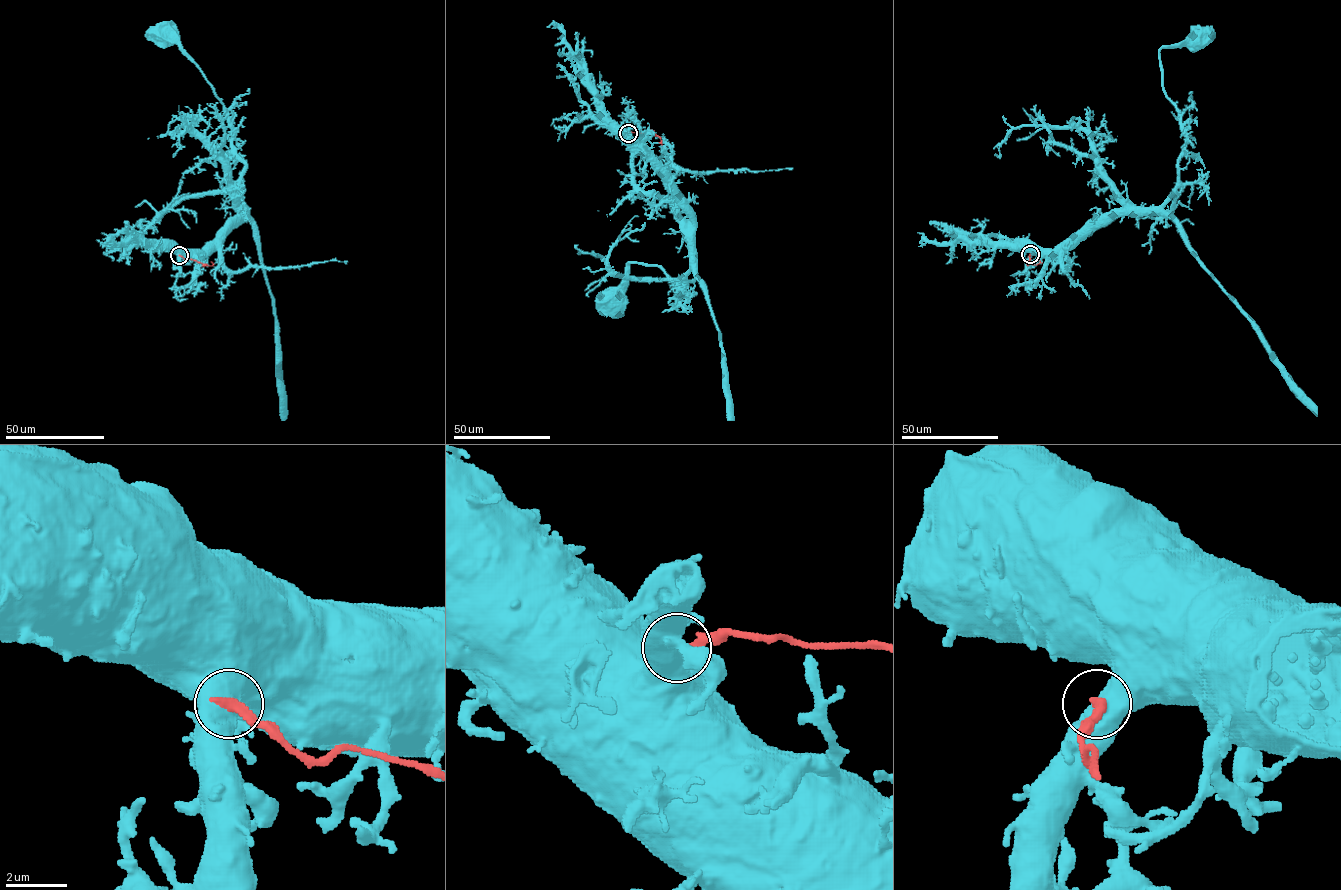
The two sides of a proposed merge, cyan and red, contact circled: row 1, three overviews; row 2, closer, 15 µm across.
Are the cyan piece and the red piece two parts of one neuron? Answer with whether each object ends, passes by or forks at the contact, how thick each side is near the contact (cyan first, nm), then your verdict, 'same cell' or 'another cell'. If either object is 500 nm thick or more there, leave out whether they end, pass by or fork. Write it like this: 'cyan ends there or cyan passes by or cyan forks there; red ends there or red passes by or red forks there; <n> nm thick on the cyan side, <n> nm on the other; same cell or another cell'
950 nm thick on the cyan side, 400 nm on the other; another cell

